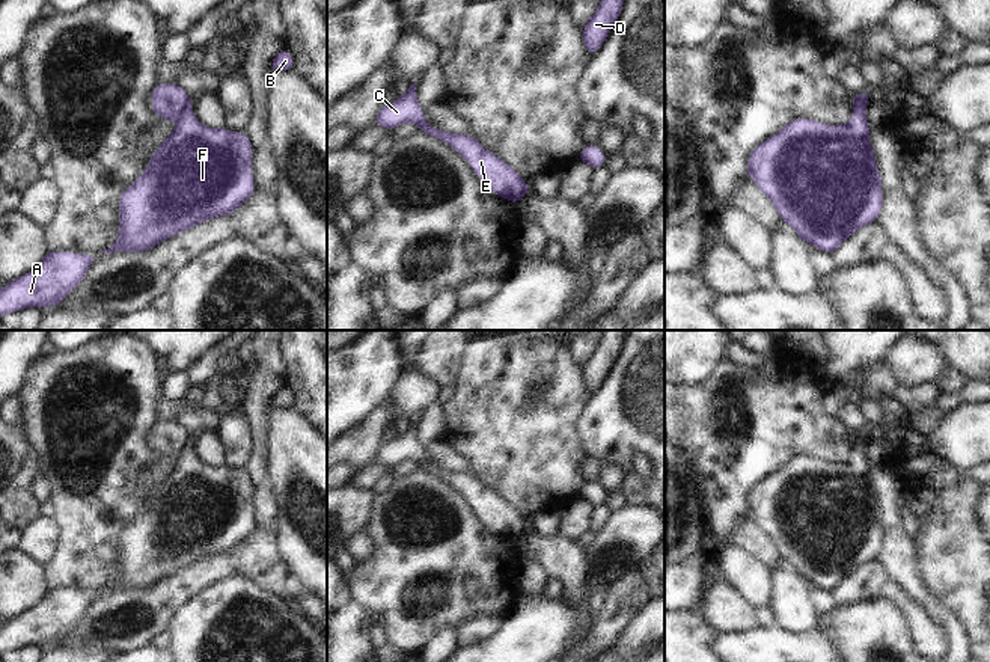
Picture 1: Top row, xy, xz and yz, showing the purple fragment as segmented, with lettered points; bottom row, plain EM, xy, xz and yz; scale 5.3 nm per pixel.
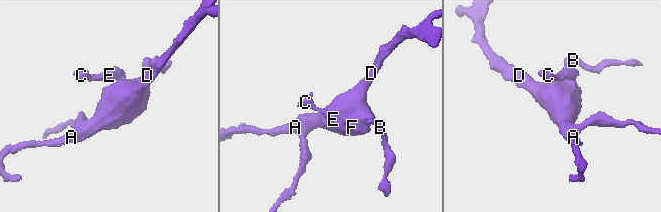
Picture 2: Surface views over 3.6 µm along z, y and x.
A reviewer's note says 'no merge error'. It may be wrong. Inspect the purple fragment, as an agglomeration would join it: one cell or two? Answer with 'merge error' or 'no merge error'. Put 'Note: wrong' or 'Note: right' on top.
Note: wrong
merge error

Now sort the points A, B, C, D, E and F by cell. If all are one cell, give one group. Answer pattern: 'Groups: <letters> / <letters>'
Groups: A B D F / C E.

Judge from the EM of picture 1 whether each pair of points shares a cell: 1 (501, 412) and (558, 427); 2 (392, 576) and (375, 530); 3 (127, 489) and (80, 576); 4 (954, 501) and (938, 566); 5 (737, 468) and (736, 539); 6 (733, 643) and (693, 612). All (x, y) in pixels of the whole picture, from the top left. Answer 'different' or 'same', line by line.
1: same
2: same
3: same
4: same
5: different
6: different

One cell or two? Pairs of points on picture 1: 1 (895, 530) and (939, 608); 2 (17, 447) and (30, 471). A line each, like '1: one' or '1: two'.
1: one
2: two

